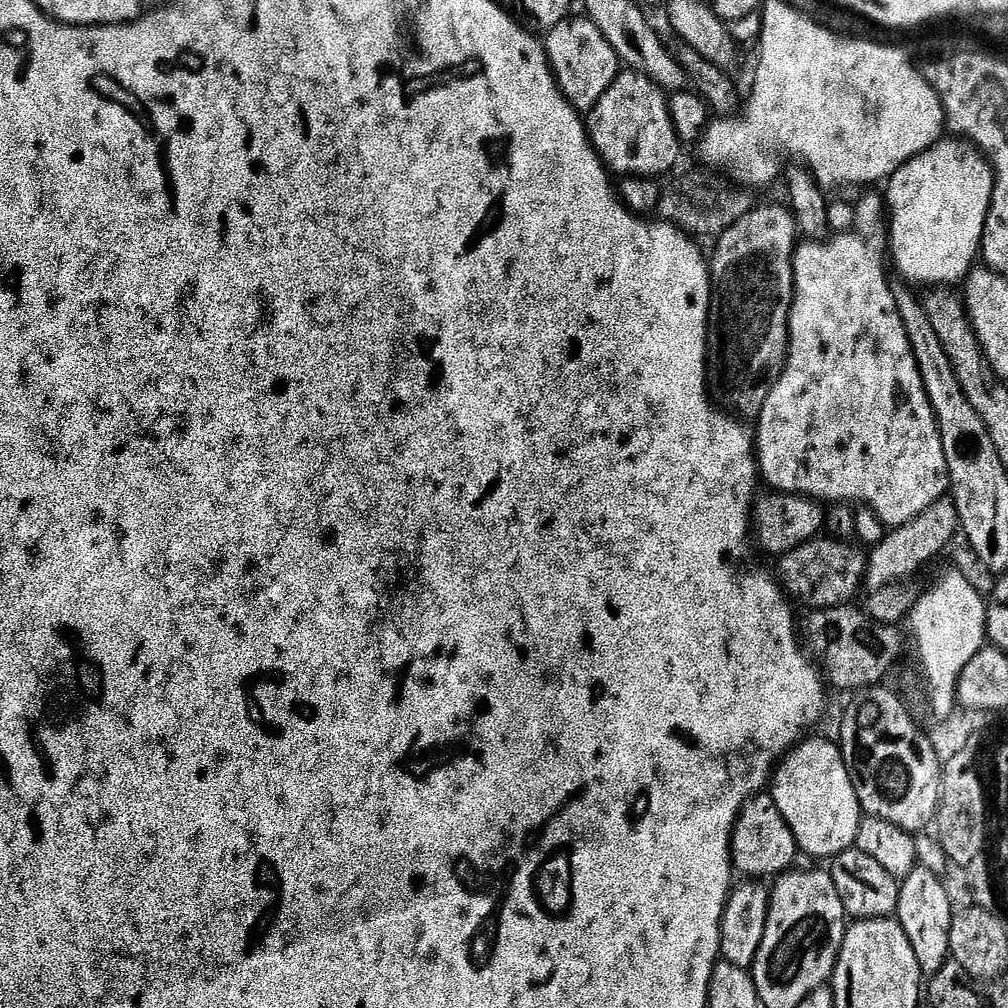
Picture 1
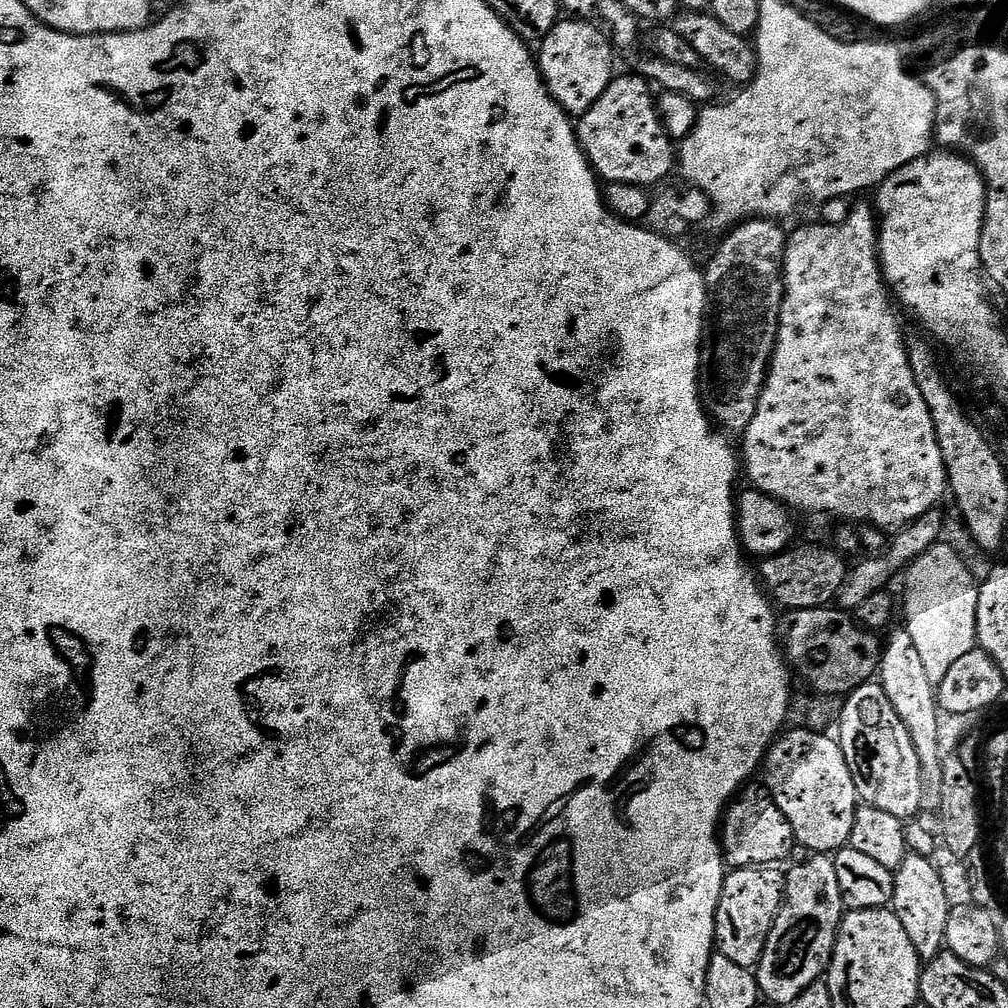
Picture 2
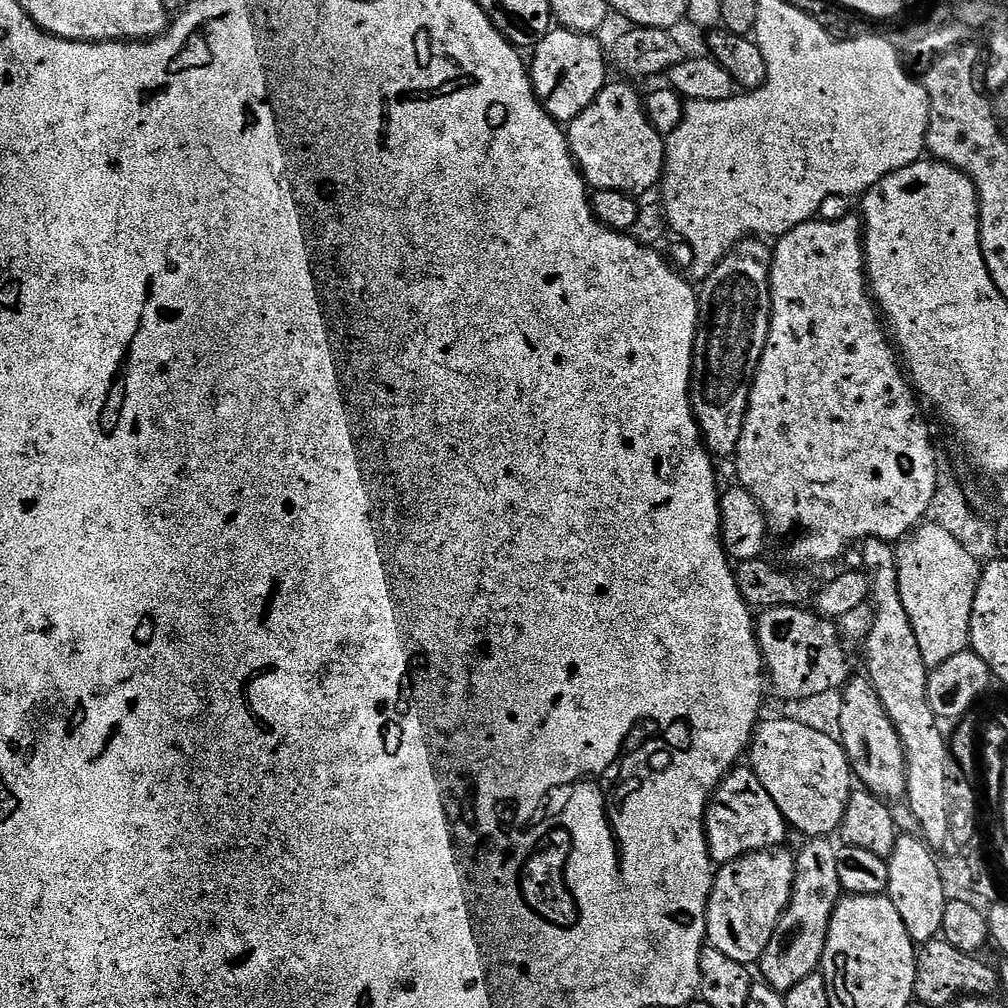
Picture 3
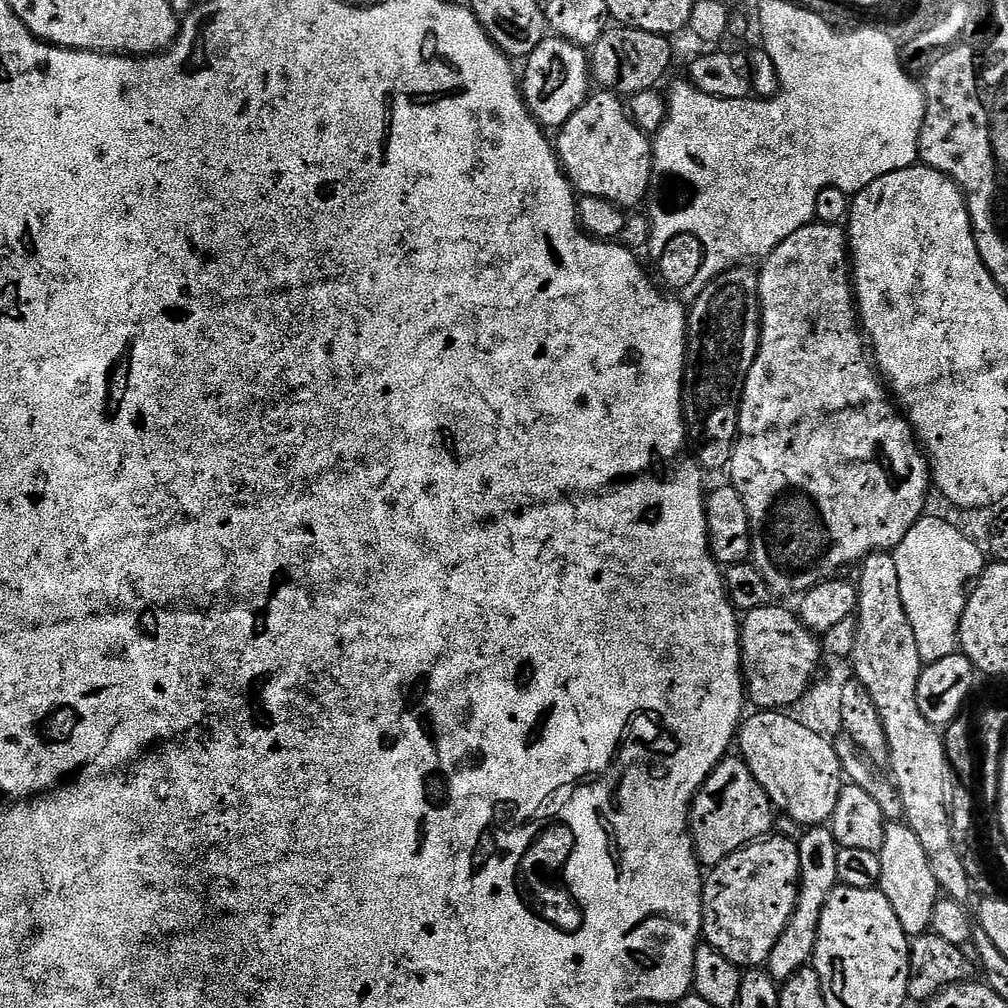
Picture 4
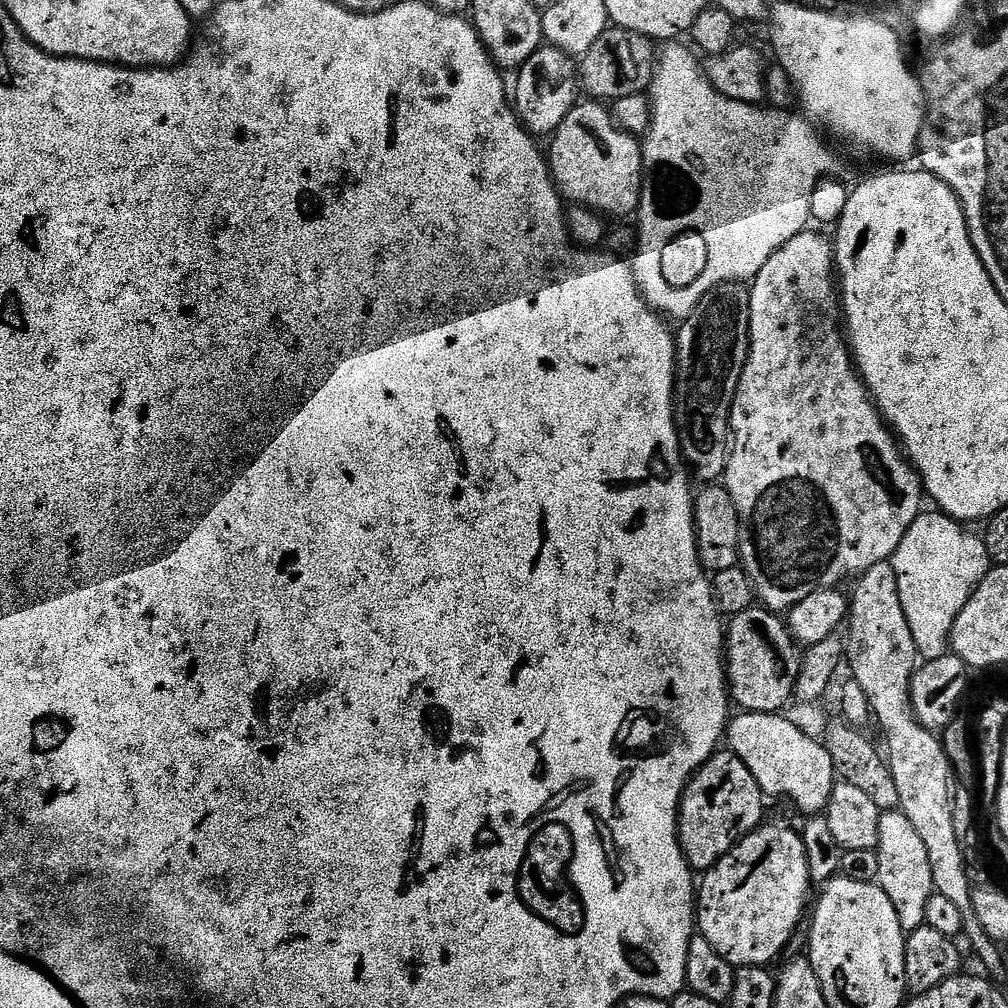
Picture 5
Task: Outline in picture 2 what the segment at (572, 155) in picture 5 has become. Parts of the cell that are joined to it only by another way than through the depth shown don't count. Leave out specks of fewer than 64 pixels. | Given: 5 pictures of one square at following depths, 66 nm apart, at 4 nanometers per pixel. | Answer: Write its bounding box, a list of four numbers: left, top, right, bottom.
[575,74,678,186]

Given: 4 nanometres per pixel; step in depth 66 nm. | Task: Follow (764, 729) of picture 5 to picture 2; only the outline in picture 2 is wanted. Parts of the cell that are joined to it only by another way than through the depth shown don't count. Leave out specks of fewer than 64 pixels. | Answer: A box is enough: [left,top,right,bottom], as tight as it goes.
[762,726,858,854]

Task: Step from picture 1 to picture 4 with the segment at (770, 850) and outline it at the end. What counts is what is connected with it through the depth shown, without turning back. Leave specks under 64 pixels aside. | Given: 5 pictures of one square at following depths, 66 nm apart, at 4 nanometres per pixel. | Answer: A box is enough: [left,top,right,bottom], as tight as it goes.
[692,758,774,870]

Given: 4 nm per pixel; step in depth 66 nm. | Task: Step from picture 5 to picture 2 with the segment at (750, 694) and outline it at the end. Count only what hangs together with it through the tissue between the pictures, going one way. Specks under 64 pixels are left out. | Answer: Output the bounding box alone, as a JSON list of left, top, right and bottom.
[779,606,882,698]

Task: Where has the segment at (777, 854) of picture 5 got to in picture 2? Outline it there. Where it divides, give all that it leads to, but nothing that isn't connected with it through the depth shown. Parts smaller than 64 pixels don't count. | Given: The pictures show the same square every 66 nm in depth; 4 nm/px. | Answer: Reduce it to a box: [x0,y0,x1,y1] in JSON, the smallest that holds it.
[715,866,785,969]

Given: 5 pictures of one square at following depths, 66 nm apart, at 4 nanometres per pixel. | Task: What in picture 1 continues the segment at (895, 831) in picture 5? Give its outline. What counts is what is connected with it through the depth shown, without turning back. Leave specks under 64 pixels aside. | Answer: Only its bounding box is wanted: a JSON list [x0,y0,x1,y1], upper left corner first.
[894,866,952,978]

